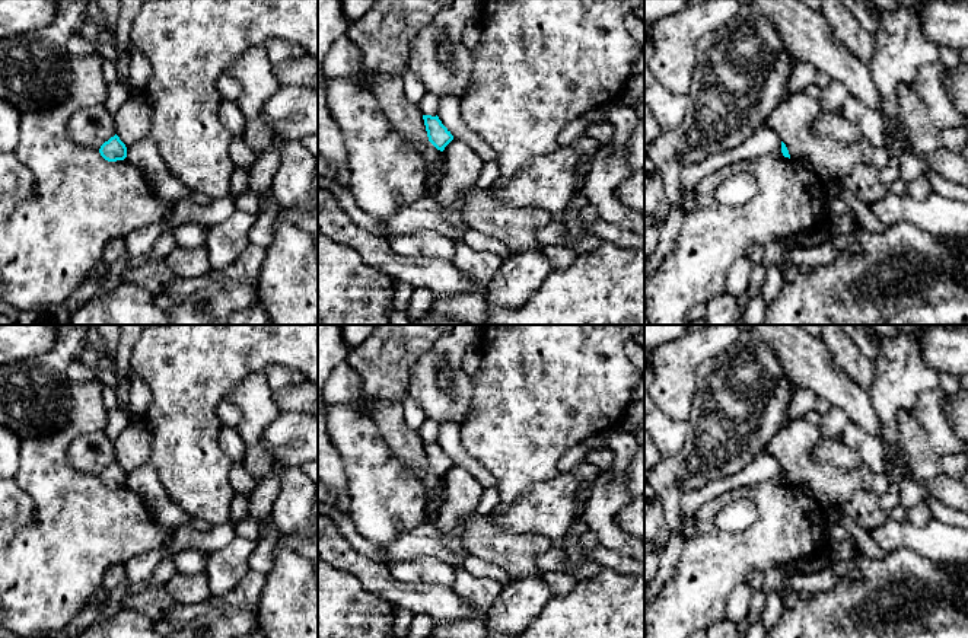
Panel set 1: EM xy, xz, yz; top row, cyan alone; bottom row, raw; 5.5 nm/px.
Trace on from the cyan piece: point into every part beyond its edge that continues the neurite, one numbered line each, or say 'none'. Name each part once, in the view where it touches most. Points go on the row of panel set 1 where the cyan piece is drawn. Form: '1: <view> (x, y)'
none

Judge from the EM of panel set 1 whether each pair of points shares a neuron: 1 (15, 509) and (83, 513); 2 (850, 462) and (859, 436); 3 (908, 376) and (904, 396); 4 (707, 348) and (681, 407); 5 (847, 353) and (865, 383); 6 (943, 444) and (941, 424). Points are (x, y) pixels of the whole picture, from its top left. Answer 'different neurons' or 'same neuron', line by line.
1: different neurons
2: different neurons
3: same neuron
4: same neuron
5: same neuron
6: same neuron

